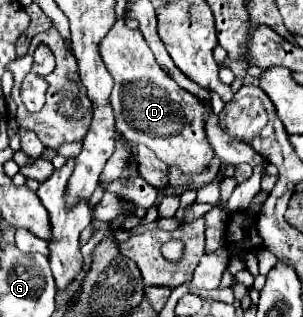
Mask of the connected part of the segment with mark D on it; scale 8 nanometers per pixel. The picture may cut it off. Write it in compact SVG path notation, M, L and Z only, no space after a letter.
M120 19L100 43L100 55L114 79L110 103L116 115L116 129L130 145L150 147L168 167L178 167L184 175L204 173L214 159L214 147L206 137L206 117L212 107L194 97L162 71L142 33L128 29Z

